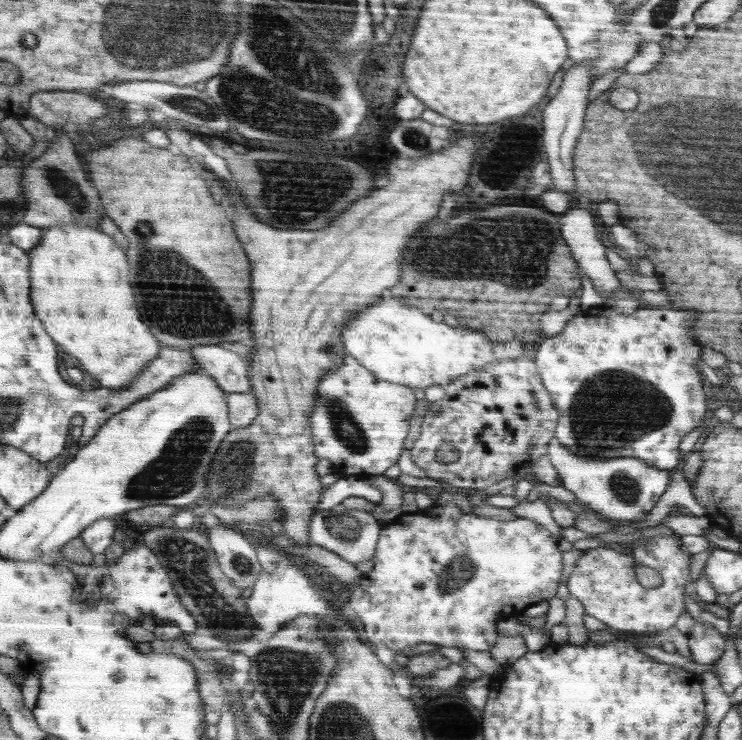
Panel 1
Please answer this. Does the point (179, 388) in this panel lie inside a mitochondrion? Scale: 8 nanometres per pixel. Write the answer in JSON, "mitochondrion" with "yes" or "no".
{"mitochondrion":"no"}

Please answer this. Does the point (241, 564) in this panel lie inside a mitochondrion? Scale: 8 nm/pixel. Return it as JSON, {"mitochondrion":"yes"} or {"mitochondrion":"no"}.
{"mitochondrion":"yes"}

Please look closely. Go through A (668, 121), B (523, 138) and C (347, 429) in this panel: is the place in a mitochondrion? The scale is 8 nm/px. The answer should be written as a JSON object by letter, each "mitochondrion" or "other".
{"A":"mitochondrion","B":"other","C":"mitochondrion"}

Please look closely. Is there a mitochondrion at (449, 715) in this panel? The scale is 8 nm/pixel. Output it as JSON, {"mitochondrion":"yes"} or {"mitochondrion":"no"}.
{"mitochondrion":"yes"}

